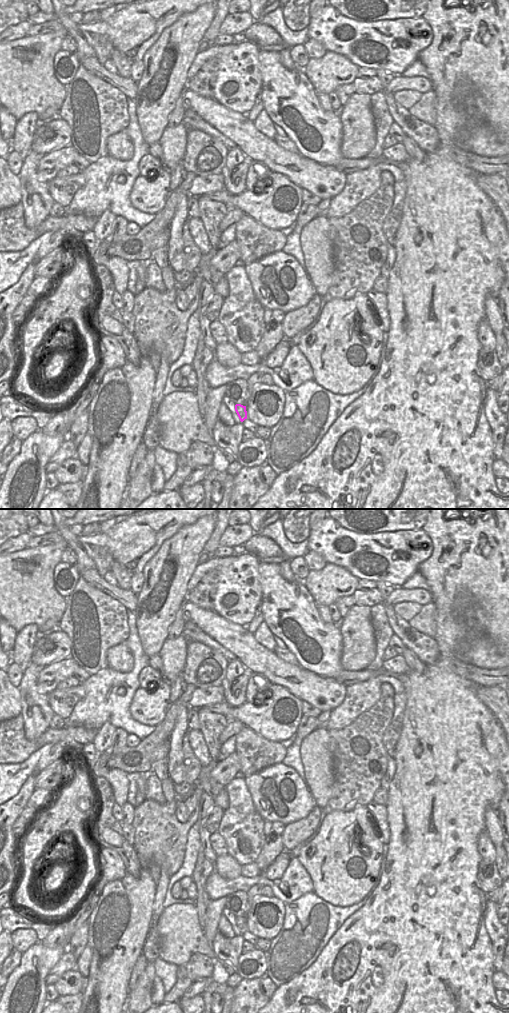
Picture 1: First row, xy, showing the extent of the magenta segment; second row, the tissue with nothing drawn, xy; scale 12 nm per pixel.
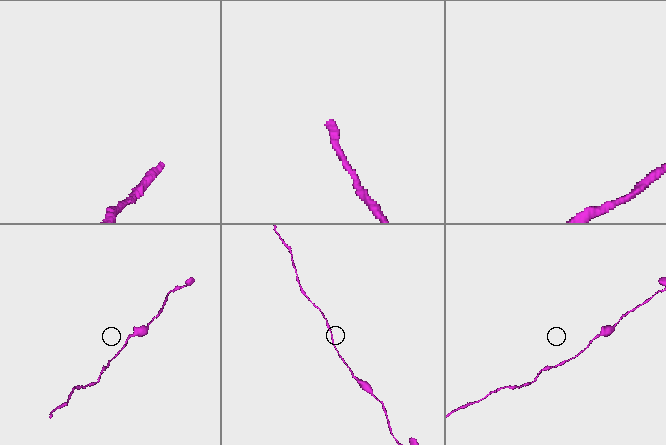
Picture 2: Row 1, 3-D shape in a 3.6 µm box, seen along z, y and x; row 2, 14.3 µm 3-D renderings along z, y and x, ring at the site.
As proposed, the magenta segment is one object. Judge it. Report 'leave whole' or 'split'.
leave whole

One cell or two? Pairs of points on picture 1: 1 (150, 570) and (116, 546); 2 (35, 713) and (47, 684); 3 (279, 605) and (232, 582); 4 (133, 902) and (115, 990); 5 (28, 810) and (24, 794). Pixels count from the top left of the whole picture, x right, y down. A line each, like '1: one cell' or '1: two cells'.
1: two cells
2: two cells
3: two cells
4: one cell
5: two cells

